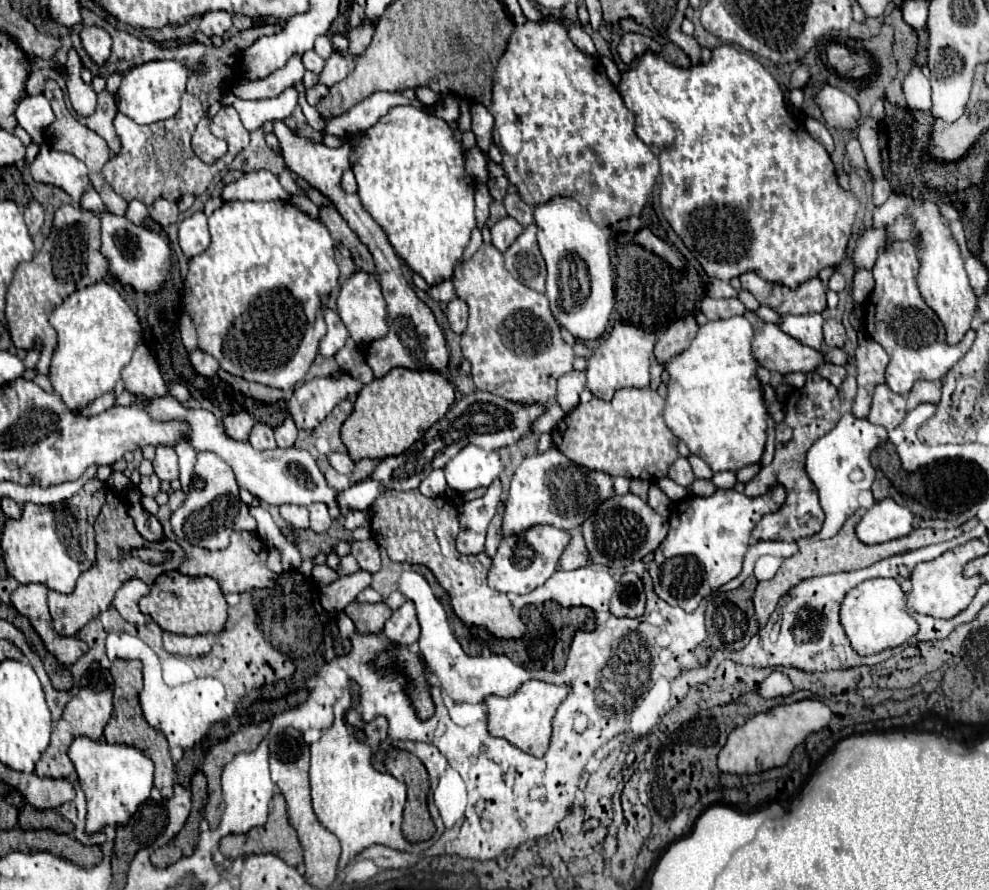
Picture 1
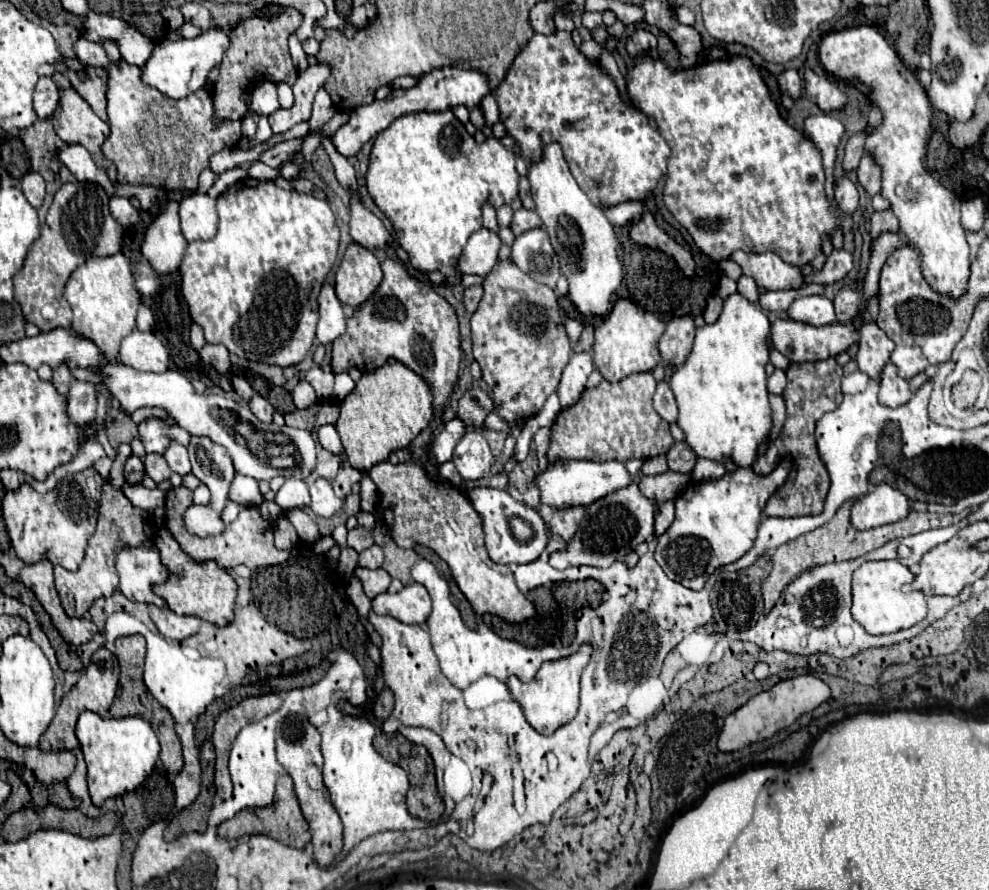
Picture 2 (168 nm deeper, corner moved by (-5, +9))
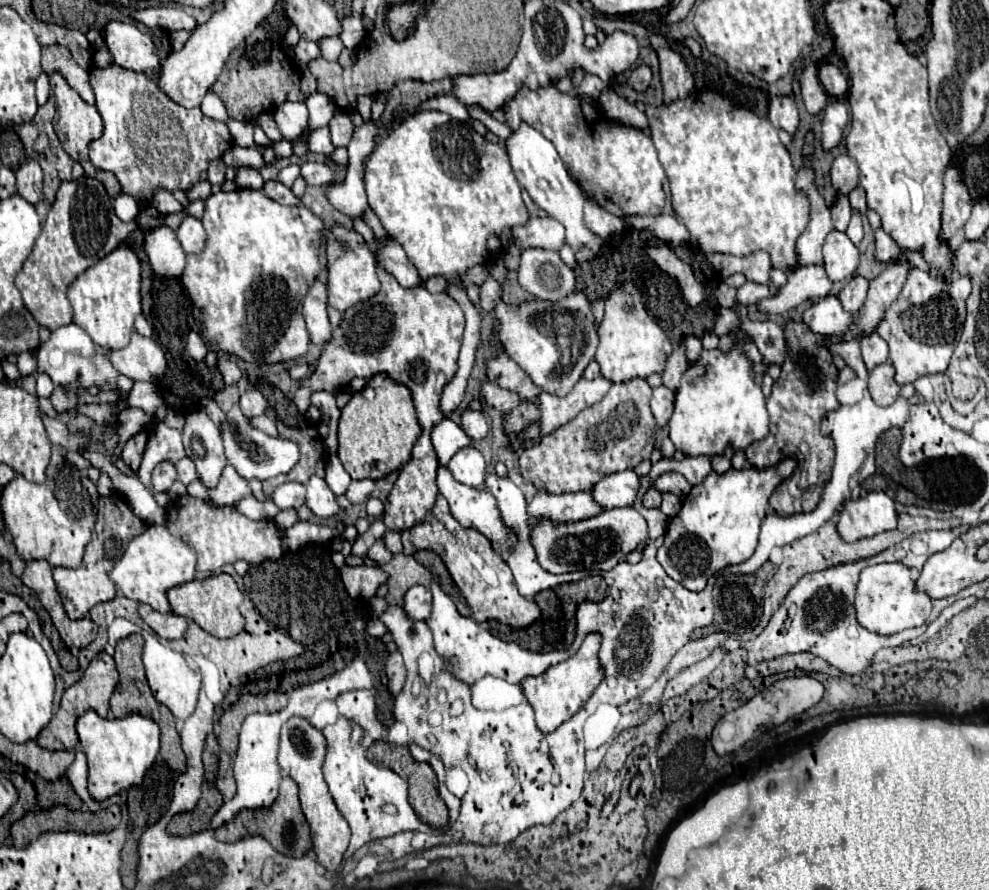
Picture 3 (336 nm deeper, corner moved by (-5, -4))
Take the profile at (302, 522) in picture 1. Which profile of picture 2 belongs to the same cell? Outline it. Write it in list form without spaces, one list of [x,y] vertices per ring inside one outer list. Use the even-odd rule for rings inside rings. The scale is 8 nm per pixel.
[[[286,479],[286,483],[282,485],[282,489],[276,493],[276,499],[274,499],[280,507],[284,509],[306,509],[308,507],[308,485],[304,481],[298,481],[298,479]]]

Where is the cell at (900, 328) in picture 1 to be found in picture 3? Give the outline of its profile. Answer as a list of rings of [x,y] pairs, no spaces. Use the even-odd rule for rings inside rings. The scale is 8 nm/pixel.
[[[914,268],[902,288],[898,300],[886,310],[876,332],[890,346],[890,362],[896,368],[896,382],[910,384],[924,374],[944,372],[950,356],[960,340],[966,318],[966,298],[970,294],[970,280],[956,276],[950,280],[936,280],[924,270]]]

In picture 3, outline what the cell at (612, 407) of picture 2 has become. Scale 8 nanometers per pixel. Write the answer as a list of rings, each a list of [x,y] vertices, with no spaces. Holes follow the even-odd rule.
[[[632,378],[628,382],[614,384],[600,402],[588,406],[576,418],[522,450],[522,478],[532,482],[538,490],[544,488],[550,494],[580,492],[590,490],[606,474],[634,468],[644,458],[650,458],[656,440],[656,422],[650,412],[650,396],[652,388],[642,378]],[[612,436],[626,438],[612,442]]]

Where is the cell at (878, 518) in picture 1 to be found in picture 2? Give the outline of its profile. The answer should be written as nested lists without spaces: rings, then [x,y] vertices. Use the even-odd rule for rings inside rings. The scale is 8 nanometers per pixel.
[[[882,483],[872,493],[860,497],[850,513],[852,525],[860,531],[902,521],[910,513],[910,501],[898,489]]]

